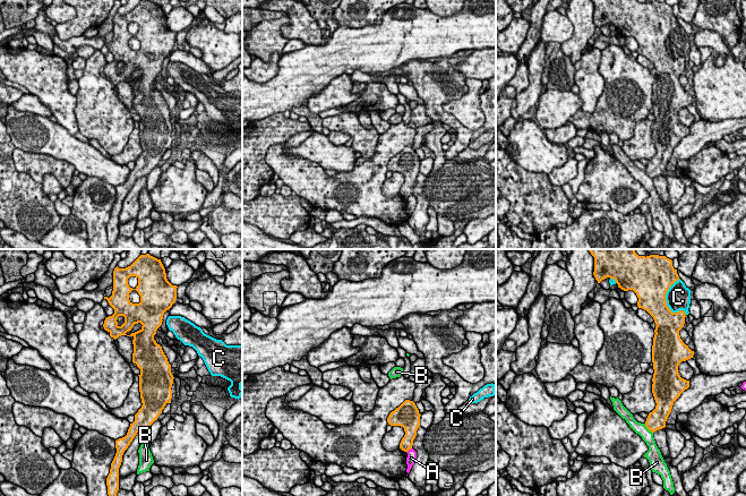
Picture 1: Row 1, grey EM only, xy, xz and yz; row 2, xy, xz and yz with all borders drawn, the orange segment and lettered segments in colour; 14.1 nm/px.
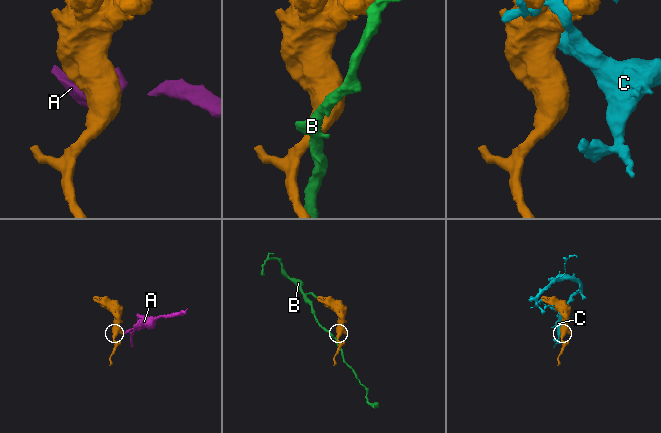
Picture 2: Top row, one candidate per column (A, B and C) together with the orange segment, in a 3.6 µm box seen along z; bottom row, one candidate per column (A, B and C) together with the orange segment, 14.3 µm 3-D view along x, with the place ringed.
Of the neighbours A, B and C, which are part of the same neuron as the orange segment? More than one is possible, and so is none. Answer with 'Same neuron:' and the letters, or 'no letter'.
Same neuron: no letter

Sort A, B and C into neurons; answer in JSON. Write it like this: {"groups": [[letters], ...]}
{"groups": [["A"], ["B"], ["C"]]}

